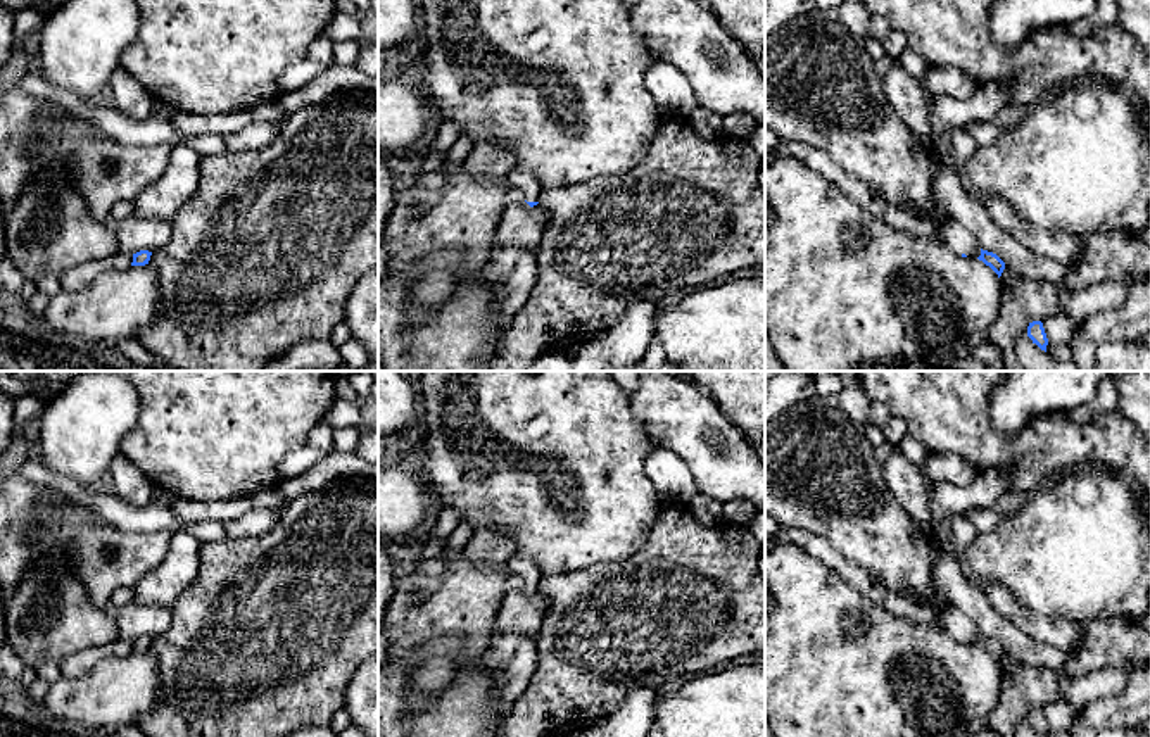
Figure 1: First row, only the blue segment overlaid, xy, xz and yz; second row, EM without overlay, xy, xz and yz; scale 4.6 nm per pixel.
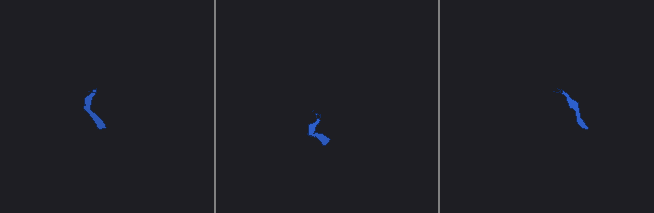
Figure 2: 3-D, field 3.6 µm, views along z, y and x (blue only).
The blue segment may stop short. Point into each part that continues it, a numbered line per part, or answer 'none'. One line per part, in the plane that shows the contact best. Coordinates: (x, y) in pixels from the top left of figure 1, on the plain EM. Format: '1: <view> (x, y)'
1: xz (527, 568)

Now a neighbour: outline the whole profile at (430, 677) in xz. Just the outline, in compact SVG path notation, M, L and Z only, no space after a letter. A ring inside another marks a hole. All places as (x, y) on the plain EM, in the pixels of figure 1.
M430 656L427 659L413 659L411 663L406 718L418 711L427 711L458 673L458 663L451 658Z

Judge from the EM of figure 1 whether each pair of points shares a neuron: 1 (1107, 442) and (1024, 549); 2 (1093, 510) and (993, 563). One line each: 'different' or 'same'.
1: different
2: same

